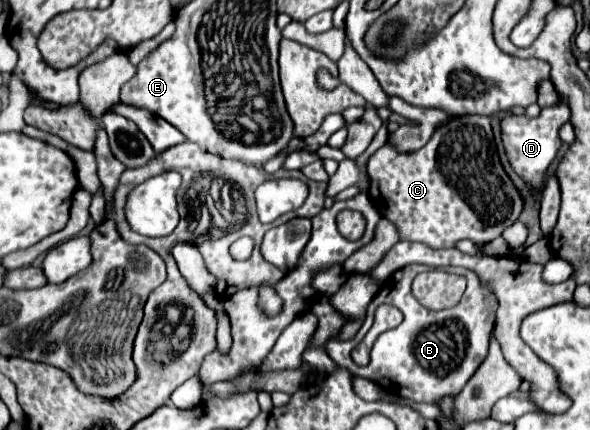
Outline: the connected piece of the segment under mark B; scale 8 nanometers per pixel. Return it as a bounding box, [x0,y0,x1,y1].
[326,265,496,405]

